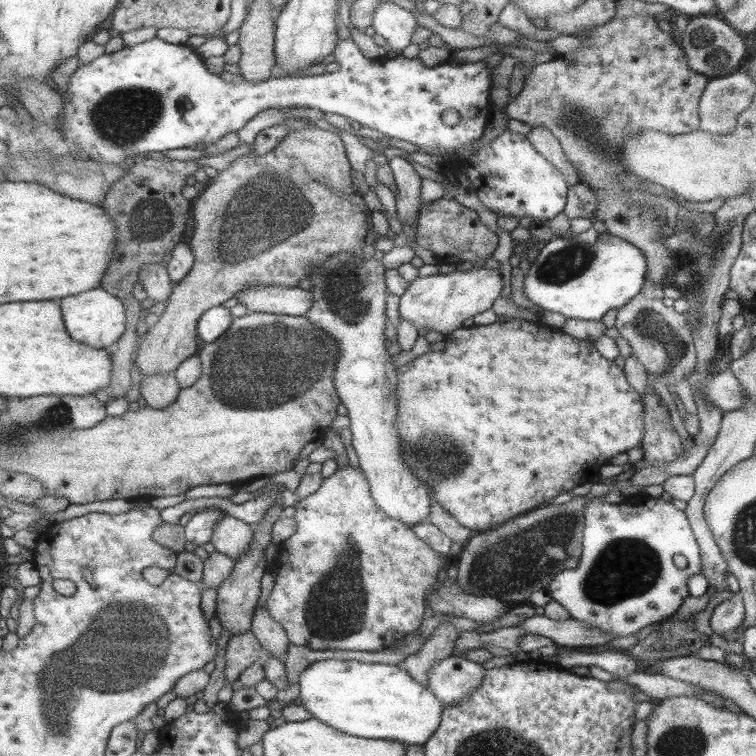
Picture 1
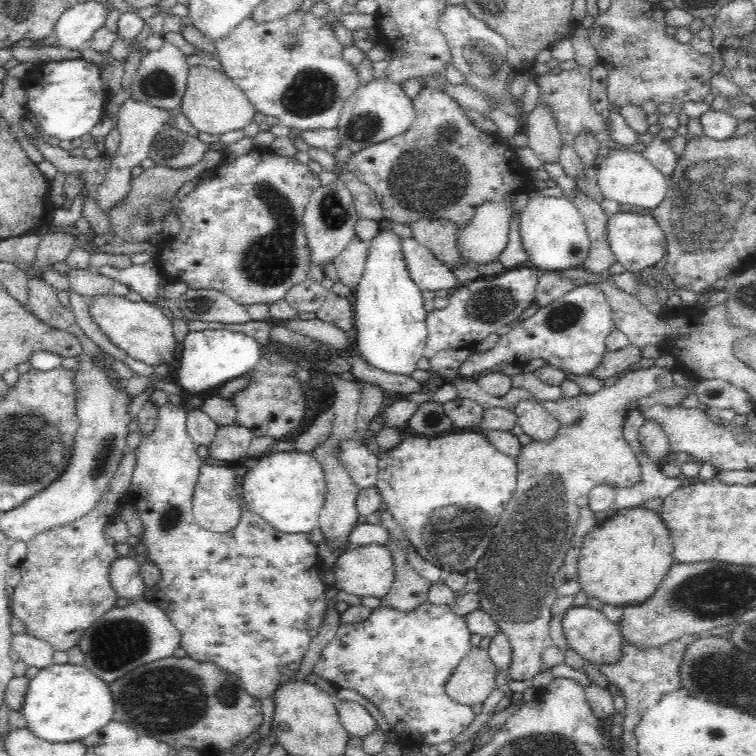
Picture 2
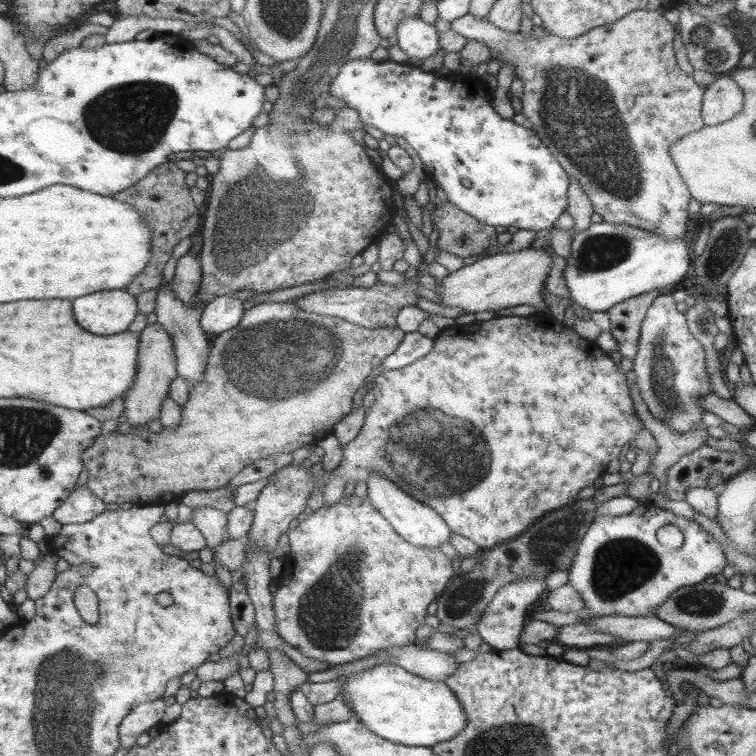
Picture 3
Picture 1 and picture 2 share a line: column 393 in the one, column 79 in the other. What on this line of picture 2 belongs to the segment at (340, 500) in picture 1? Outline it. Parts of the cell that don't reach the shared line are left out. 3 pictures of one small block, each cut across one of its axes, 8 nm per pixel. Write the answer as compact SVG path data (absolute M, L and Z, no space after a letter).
M128 450L122 458L117 472L109 480L102 498L98 504L86 512L84 516L70 522L70 524L52 524L48 528L36 532L28 540L27 554L18 567L20 569L20 580L14 587L12 598L10 598L10 612L24 623L24 632L30 636L41 638L50 644L54 650L68 650L76 647L84 633L106 612L114 608L114 604L120 598L120 594L111 585L111 564L118 558L118 552L114 545L106 542L105 526L118 518L114 517L116 508L124 503L120 500L124 494L129 493L131 478L136 470L136 452Z

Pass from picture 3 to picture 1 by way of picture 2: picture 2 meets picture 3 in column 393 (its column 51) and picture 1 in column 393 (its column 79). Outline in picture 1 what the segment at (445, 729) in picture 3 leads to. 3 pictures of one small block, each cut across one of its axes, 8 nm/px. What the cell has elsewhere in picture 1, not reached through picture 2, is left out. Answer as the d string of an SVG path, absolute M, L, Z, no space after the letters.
M317 660L299 680L300 703L307 707L312 717L346 732L351 736L368 739L387 739L409 744L424 745L437 732L443 722L446 706L429 687L407 672L403 666L351 660Z

